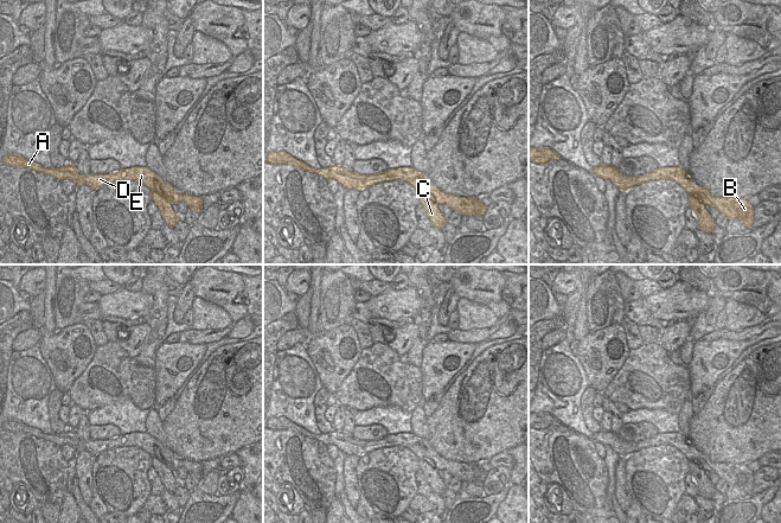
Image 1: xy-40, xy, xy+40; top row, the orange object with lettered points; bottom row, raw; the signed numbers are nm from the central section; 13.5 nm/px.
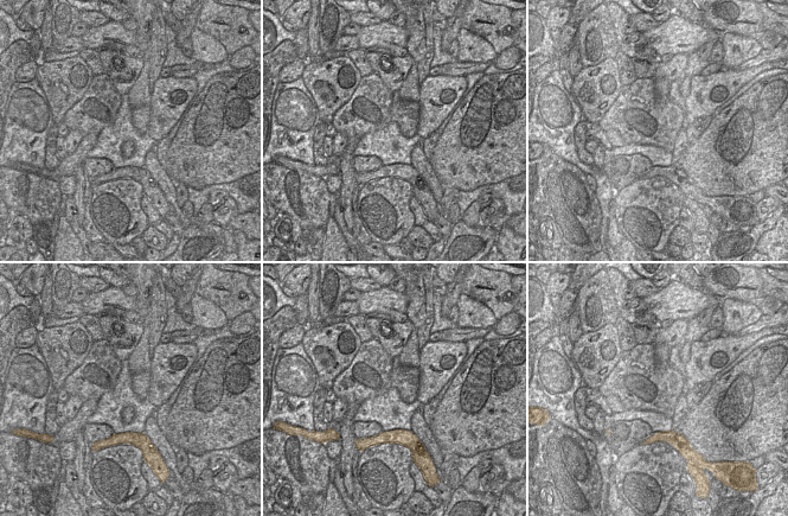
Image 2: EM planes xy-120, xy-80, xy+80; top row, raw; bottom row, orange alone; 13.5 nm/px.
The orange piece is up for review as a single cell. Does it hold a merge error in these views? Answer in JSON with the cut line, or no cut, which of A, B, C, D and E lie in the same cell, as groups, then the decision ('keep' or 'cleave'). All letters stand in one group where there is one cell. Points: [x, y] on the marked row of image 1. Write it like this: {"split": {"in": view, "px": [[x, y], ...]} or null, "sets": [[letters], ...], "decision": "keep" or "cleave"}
{"split": {"in": "xy+40", "px": [[692, 185], [693, 193], [704, 205]]}, "sets": [["A", "C", "D", "E"], ["B"]], "decision": "cleave"}

